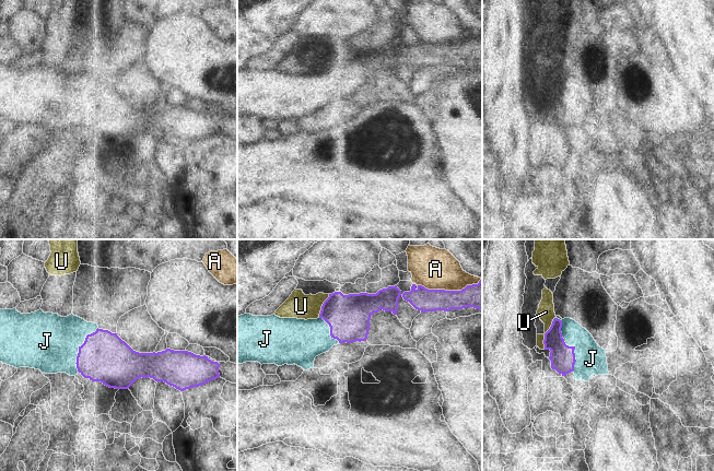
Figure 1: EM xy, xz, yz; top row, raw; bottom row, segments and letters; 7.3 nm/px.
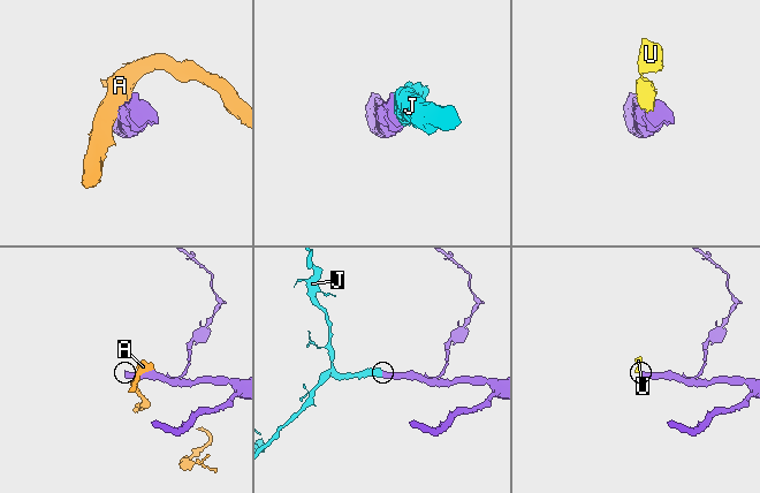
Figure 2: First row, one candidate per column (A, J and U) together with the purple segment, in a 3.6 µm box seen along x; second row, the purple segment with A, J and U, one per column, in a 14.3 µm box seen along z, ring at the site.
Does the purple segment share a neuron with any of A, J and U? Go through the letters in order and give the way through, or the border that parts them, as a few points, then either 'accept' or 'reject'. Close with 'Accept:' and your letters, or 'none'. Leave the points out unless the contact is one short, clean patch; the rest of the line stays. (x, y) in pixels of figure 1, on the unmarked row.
A: reject
J: accept
U: along yz (556, 72), (545, 89), (543, 104) | reject
Accept: J

